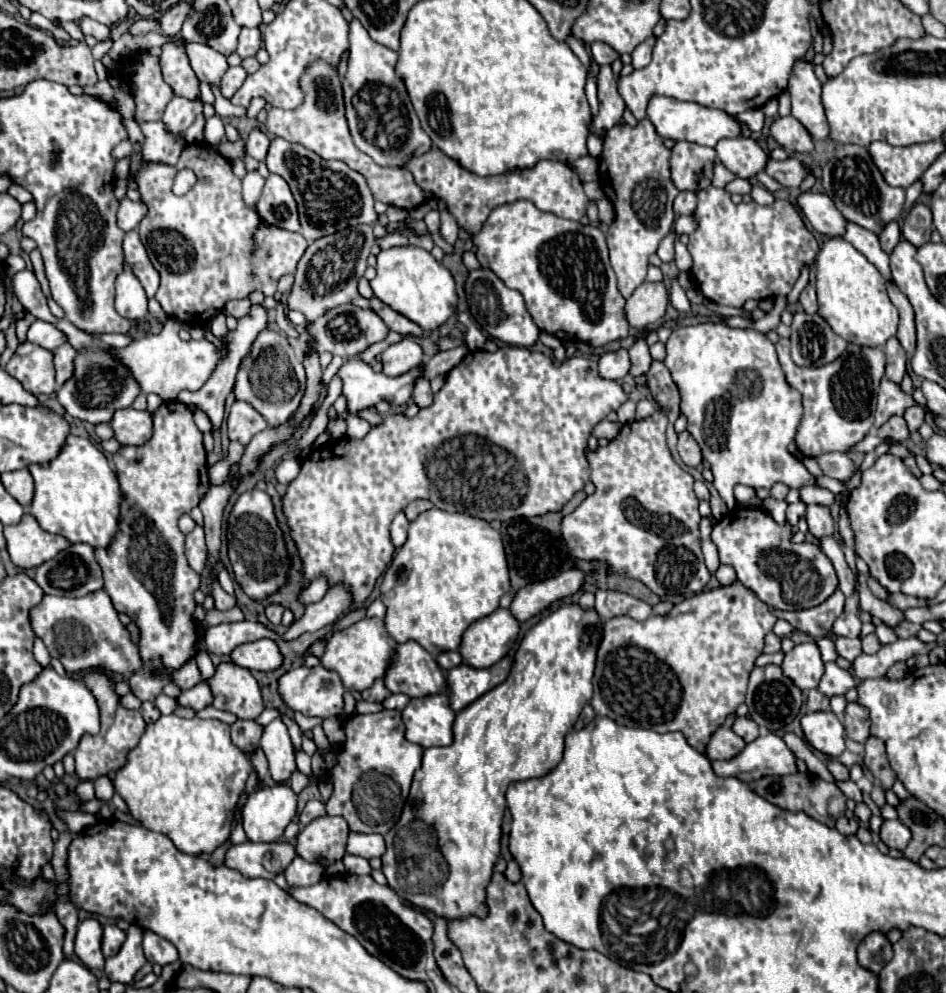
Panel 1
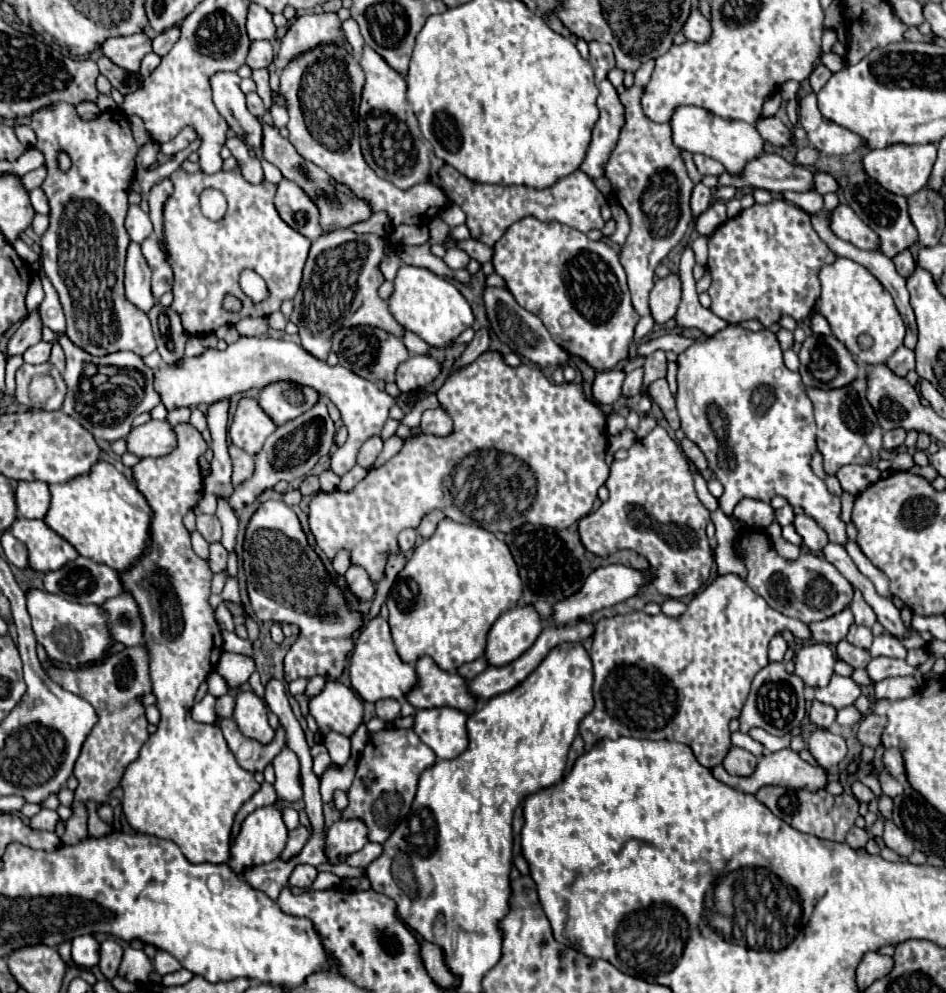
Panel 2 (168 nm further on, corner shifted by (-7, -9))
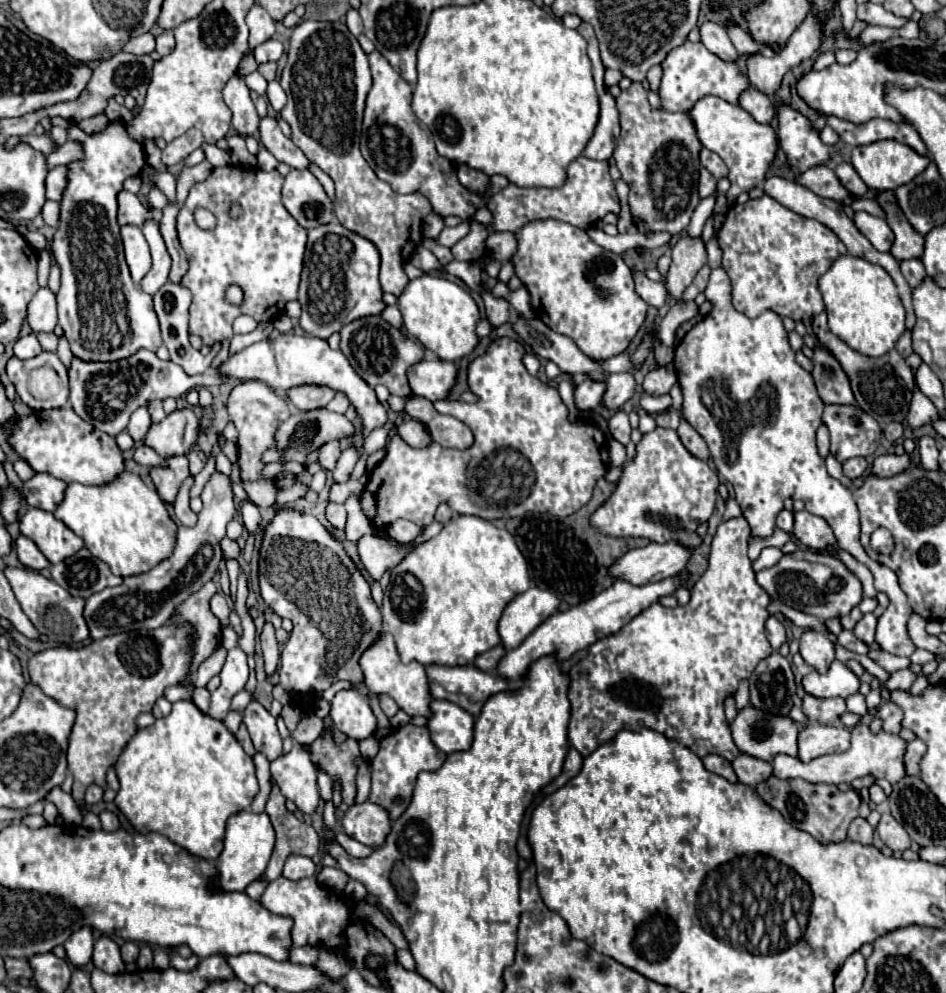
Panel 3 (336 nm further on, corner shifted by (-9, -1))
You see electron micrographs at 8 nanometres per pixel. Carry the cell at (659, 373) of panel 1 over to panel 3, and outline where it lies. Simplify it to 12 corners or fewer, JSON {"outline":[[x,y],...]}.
{"outline":[[657,367],[645,375],[647,395],[665,395],[675,373]]}

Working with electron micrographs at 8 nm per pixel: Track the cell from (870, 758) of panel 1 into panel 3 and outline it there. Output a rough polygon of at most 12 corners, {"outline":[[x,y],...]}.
{"outline":[[919,739],[907,743],[903,755],[907,775],[919,773],[925,747]]}

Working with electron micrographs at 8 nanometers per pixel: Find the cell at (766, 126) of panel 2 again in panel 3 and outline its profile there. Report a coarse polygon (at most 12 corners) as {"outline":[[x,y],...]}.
{"outline":[[749,89],[739,105],[757,123],[771,123],[777,115],[773,101]]}

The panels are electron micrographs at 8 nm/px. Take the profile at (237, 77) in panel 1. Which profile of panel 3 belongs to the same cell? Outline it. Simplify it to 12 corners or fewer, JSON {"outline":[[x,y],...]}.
{"outline":[[259,71],[245,75],[245,83],[251,91],[263,95],[267,81]]}

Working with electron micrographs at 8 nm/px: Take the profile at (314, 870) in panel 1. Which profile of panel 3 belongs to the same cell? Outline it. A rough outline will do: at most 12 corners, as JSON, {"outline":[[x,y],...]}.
{"outline":[[291,855],[283,877],[293,881],[313,877],[315,863],[309,857]]}

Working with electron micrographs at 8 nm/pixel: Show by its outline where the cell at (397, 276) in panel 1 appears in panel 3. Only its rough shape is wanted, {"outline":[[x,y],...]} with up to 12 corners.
{"outline":[[425,273],[399,295],[403,327],[439,359],[479,341],[477,303]]}

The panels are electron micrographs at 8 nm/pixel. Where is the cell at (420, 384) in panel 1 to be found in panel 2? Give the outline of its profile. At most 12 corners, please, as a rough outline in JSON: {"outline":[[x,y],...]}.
{"outline":[[443,409],[423,411],[421,431],[435,437],[453,433]]}

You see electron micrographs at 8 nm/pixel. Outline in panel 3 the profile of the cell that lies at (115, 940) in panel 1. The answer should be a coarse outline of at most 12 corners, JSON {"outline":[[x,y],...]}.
{"outline":[[105,935],[95,941],[93,963],[123,973],[119,945]]}

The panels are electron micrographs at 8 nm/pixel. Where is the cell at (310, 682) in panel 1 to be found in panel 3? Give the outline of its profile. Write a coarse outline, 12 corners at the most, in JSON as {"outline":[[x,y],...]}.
{"outline":[[355,689],[331,699],[337,731],[357,741],[377,727],[369,703]]}

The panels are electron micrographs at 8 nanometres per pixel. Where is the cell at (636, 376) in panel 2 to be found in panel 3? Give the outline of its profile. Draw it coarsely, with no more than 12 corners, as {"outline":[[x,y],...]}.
{"outline":[[633,373],[607,379],[603,405],[619,409],[635,393]]}

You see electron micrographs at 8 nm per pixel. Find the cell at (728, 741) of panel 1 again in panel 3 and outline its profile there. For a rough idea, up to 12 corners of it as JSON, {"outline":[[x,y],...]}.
{"outline":[[739,753],[733,765],[739,781],[755,787],[771,775],[769,761]]}

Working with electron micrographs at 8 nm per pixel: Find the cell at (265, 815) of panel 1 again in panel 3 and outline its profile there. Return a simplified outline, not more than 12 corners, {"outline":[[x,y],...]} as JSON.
{"outline":[[267,813],[227,819],[217,885],[243,891],[275,845]]}

